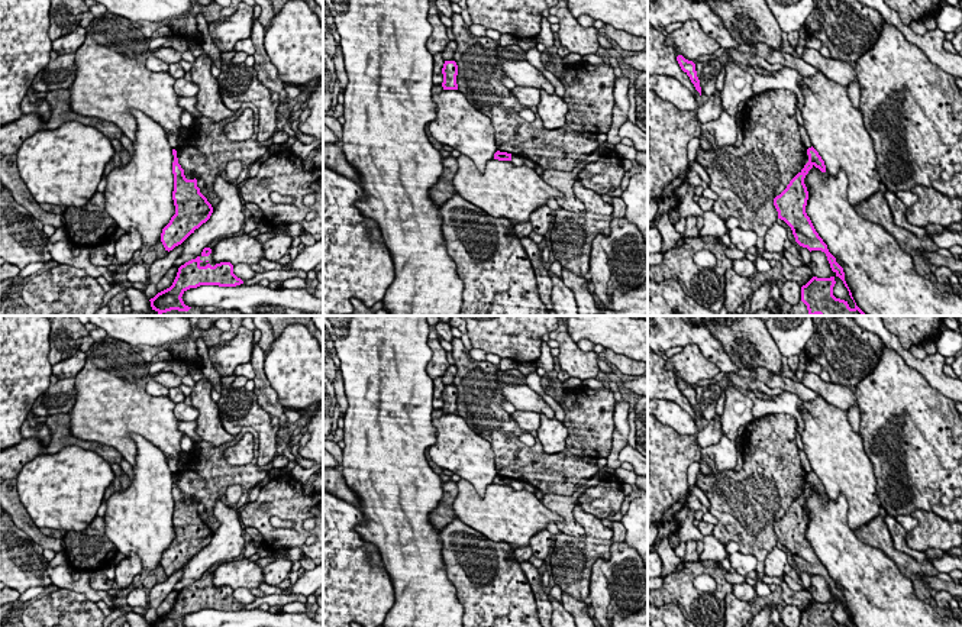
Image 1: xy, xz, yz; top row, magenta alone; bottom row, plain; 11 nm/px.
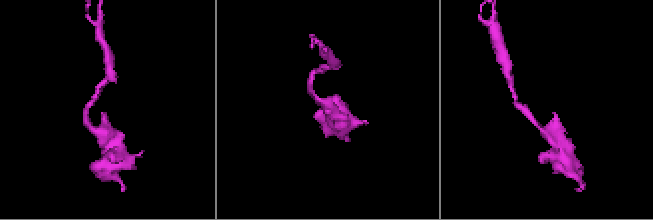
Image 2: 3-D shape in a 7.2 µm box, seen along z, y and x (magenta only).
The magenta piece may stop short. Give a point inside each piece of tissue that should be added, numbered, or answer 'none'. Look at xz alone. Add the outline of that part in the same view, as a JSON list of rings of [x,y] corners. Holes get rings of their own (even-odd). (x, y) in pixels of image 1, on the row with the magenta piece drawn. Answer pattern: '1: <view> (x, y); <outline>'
none

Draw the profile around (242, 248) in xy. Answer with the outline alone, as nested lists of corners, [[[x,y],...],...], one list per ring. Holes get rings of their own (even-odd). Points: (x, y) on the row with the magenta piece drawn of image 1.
[[[245,233],[219,239],[212,248],[212,261],[216,264],[230,262],[251,266],[259,264],[262,258],[265,258],[262,243]]]

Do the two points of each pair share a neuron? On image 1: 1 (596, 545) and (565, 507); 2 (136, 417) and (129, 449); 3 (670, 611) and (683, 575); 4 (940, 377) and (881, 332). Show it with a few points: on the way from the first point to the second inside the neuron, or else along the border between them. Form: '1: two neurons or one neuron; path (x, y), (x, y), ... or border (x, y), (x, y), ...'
1: two neurons; border (577, 500), (574, 519), (584, 530), (583, 540)
2: one neuron; path (129, 424), (126, 427), (126, 442)
3: two neurons; border (662, 604), (672, 603), (683, 611)
4: one neuron; path (926, 367), (914, 364), (896, 345)

